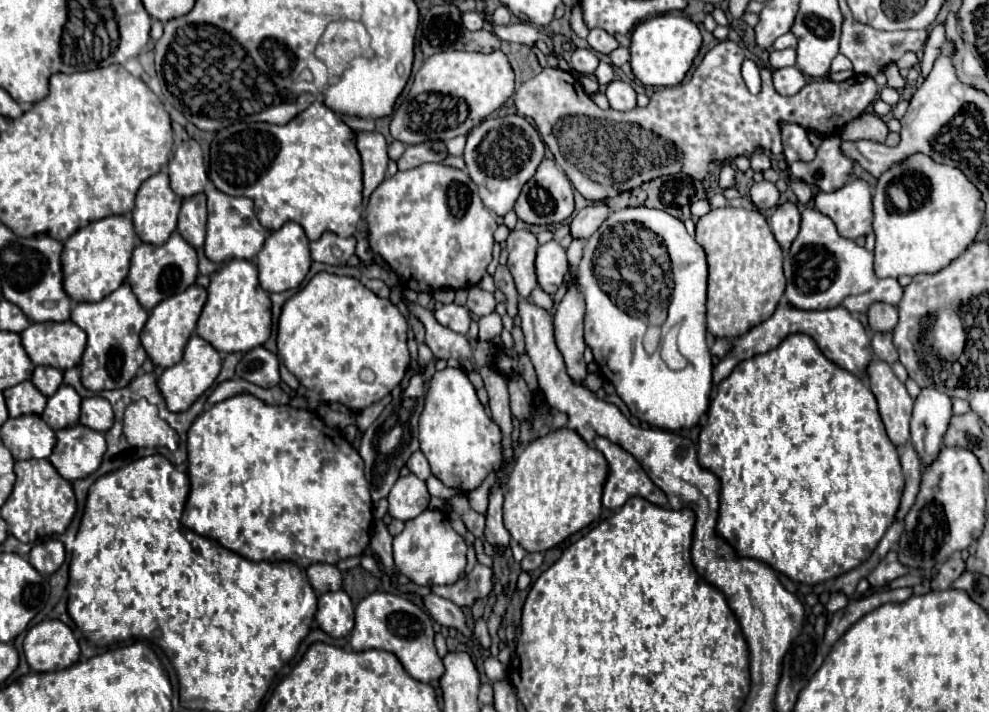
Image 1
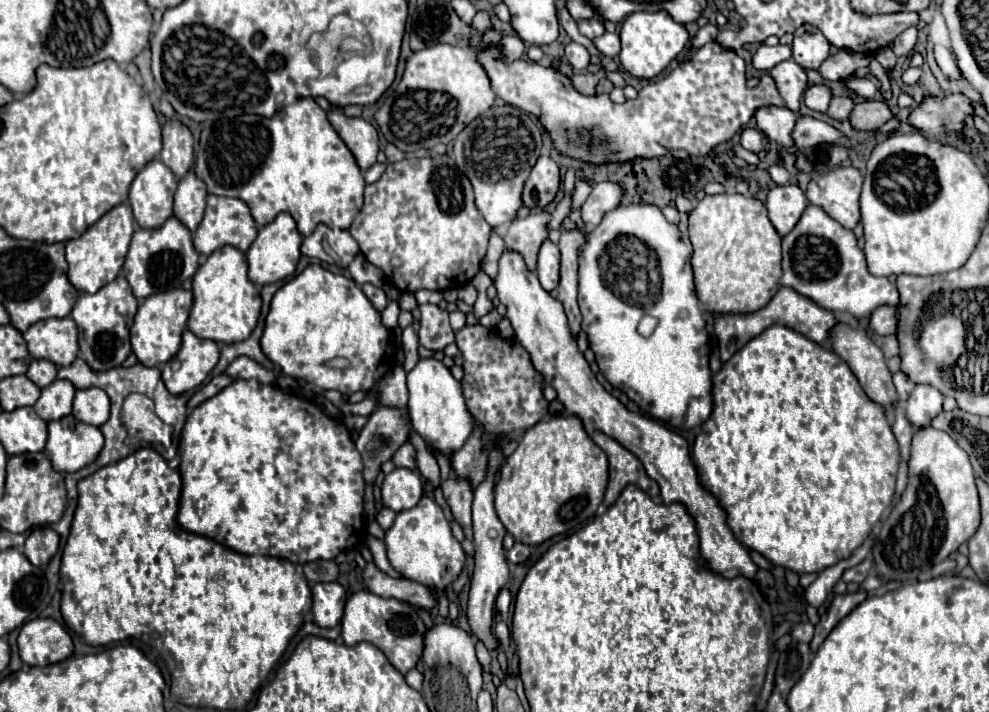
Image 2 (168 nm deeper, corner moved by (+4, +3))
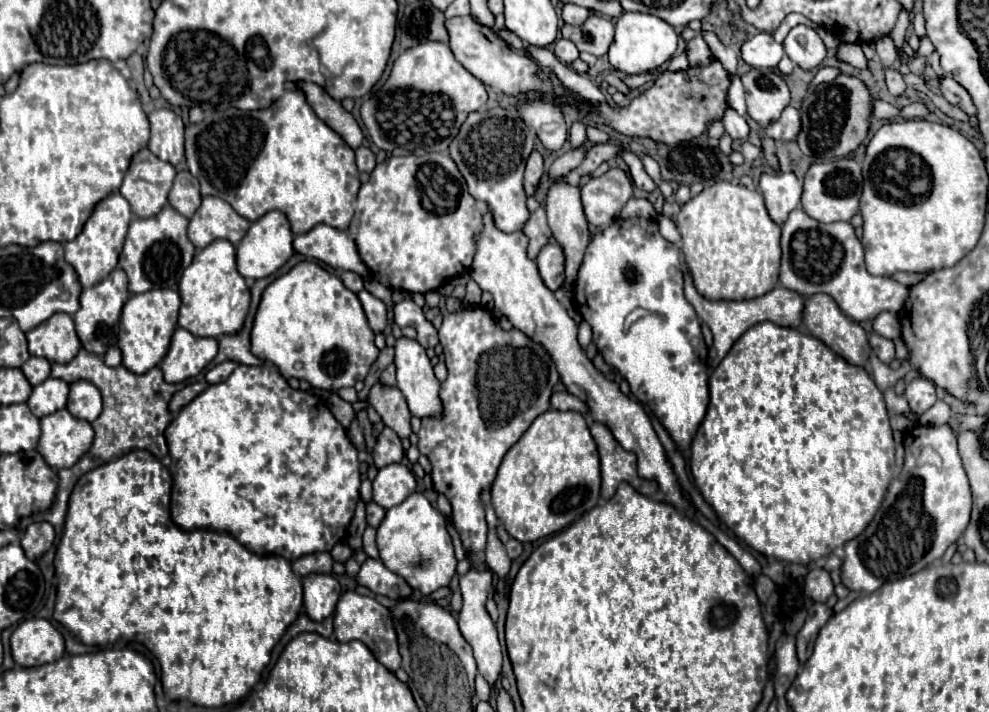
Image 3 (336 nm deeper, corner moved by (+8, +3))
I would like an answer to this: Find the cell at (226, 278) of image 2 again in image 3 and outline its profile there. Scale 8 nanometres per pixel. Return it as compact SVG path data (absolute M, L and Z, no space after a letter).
M213 240L209 246L199 250L179 280L179 294L179 326L191 334L217 338L223 334L239 332L247 316L251 296L245 278L237 272L233 244L229 240Z

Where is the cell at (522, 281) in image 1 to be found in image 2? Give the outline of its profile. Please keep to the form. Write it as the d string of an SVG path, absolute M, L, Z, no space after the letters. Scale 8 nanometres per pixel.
M531 212L523 220L513 220L509 228L505 230L505 246L511 252L519 252L527 264L527 268L533 272L537 264L537 252L543 240L547 238L547 212Z

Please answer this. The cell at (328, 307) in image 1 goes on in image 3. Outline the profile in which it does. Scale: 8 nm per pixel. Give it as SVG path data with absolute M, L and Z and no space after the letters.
M305 260L263 290L251 330L251 352L273 362L285 378L307 380L315 388L337 392L365 380L379 354L373 338L357 294L339 276Z

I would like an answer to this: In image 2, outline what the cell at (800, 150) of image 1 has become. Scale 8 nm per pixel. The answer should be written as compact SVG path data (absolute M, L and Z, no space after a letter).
M777 106L759 108L755 114L755 120L759 130L763 130L769 140L775 140L783 148L793 146L791 132L795 128L797 116L789 108L777 108Z

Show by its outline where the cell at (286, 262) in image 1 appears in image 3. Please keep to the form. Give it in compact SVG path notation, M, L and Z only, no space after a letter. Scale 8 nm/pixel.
M271 210L265 216L261 216L259 220L251 222L247 234L243 236L243 240L237 244L237 268L239 274L243 278L265 278L271 276L273 272L277 272L293 254L293 234L291 234L291 226L287 222L287 216L279 210Z

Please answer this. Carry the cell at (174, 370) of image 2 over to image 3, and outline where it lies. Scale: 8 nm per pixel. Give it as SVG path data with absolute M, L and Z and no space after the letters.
M177 328L169 352L161 362L161 370L165 382L175 384L183 382L185 378L197 376L217 354L217 340L215 338L199 338L187 332L185 328Z

